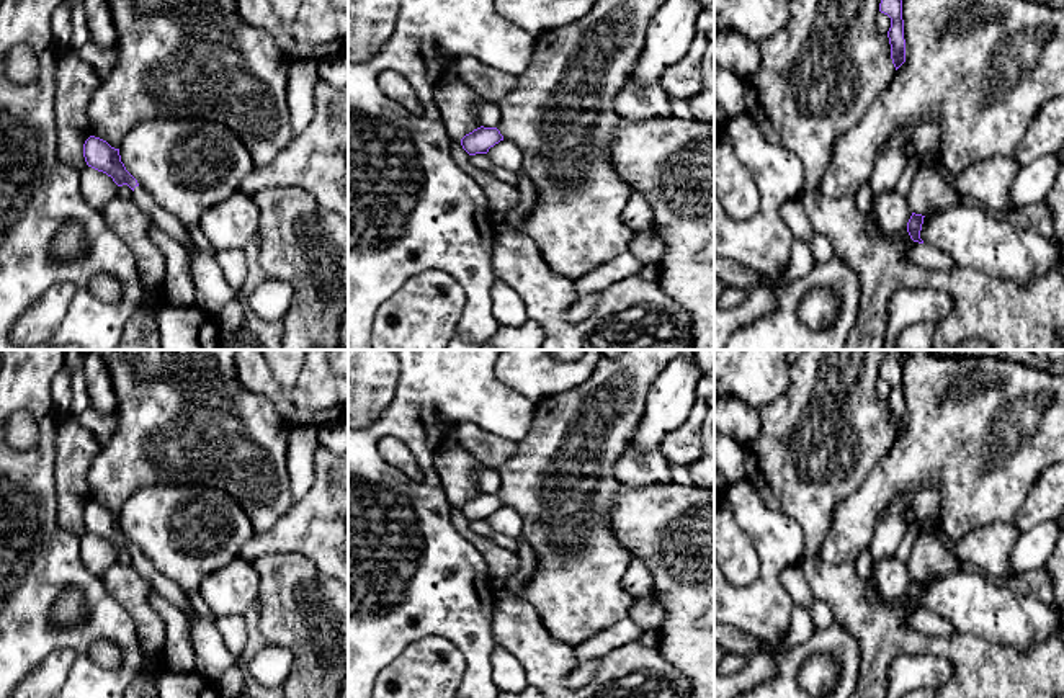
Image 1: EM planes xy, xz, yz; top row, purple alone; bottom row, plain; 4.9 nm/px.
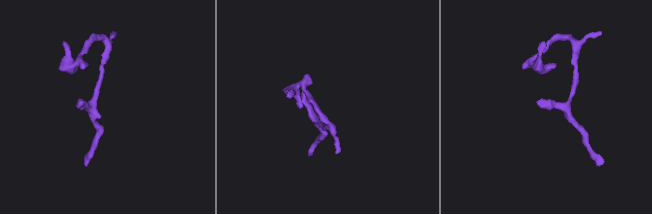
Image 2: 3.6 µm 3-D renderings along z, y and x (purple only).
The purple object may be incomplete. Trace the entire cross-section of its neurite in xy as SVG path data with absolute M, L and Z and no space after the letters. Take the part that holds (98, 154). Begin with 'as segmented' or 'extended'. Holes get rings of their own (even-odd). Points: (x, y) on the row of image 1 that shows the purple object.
extended | M90 136L83 144L83 157L88 167L106 173L118 186L127 185L137 206L147 213L154 224L160 226L172 239L175 239L186 253L193 252L193 239L186 227L137 183L121 162L119 149L111 147L106 141Z

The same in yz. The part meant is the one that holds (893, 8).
as segmented | M881 0L879 11L891 18L887 38L891 44L891 59L897 70L905 62L902 0Z

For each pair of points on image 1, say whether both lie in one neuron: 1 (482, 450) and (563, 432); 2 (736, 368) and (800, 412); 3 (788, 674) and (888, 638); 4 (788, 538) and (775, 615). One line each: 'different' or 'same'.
1: different
2: different
3: different
4: same

